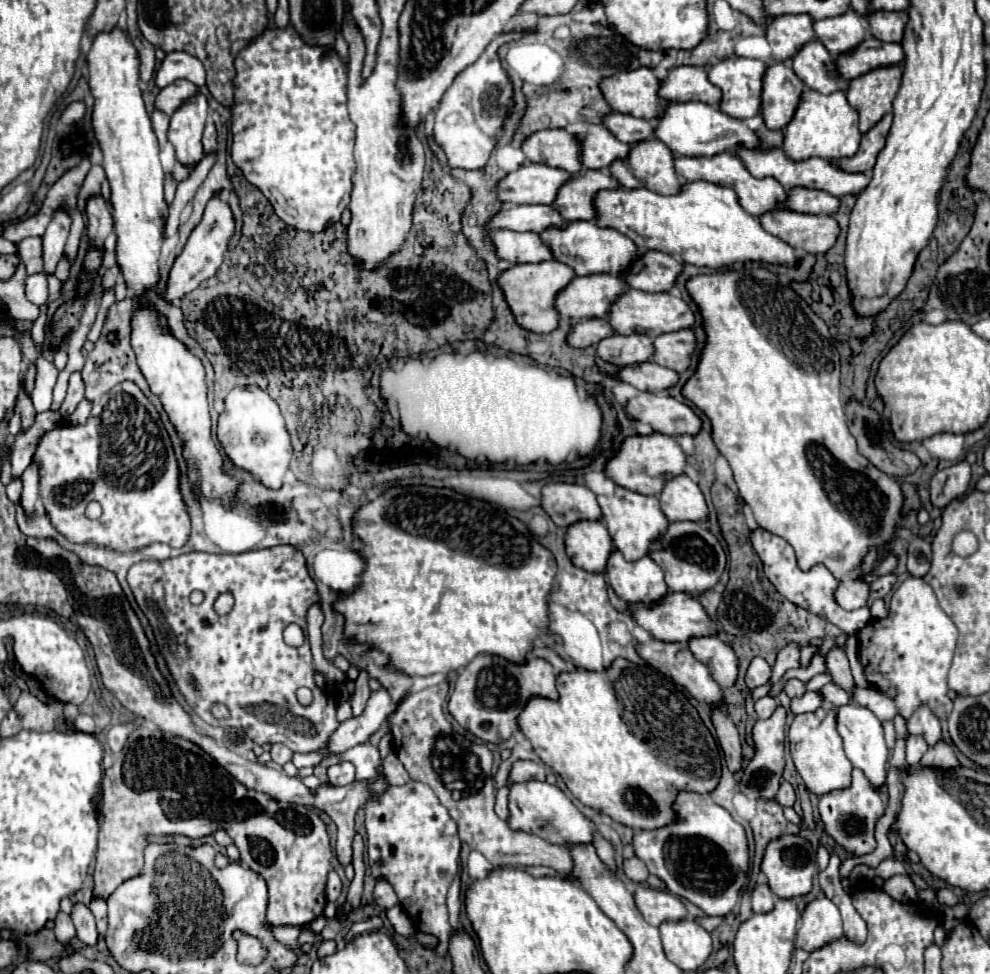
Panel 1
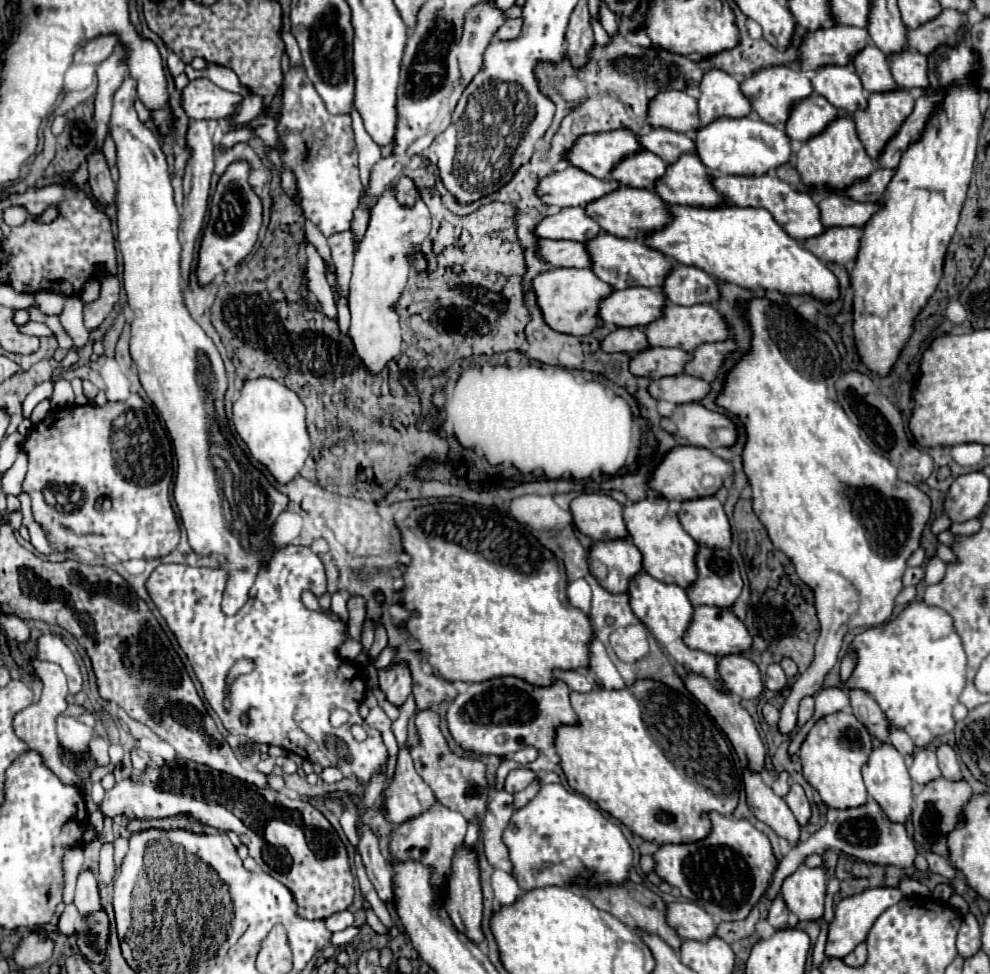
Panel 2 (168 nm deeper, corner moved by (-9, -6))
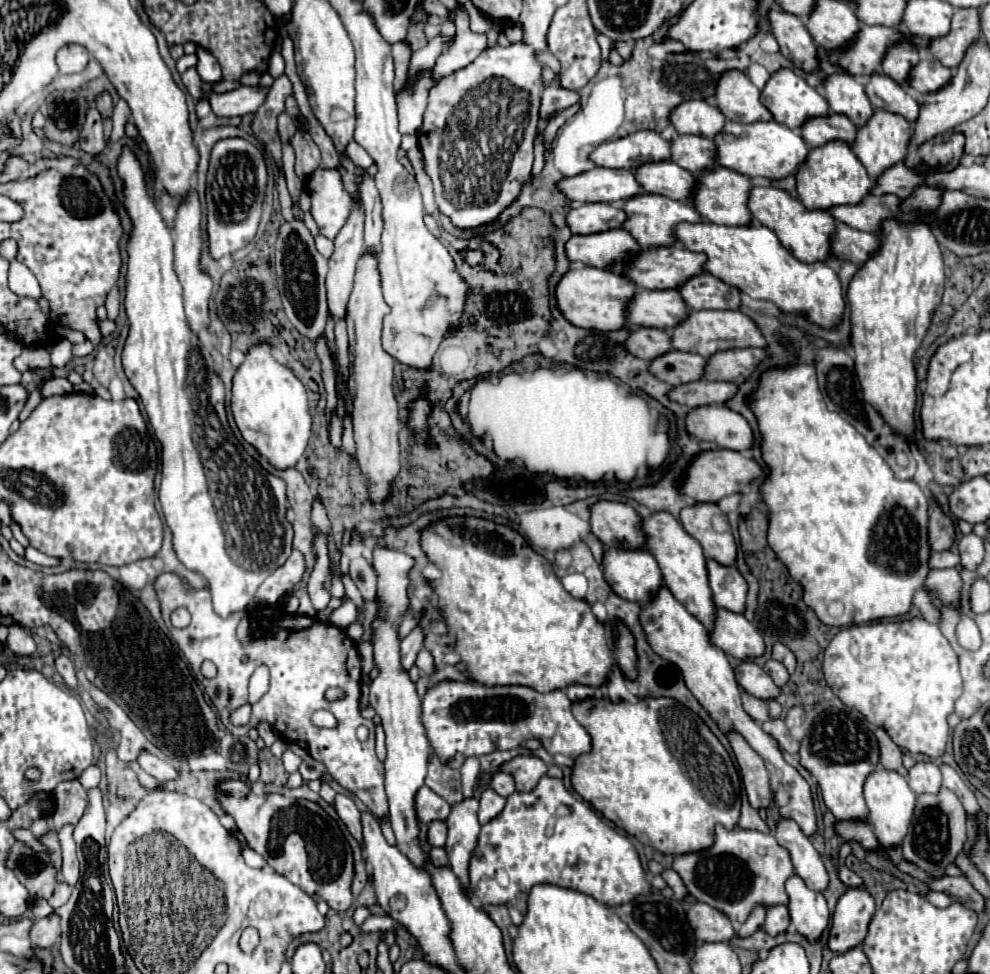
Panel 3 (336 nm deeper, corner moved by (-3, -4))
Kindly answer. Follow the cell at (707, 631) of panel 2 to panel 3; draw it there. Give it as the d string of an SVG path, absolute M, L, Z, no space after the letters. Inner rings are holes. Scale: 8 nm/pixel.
M718 609L718 617L714 629L710 631L710 639L716 647L720 647L726 655L736 659L754 659L764 655L766 645L758 629L738 613L730 613L726 609Z

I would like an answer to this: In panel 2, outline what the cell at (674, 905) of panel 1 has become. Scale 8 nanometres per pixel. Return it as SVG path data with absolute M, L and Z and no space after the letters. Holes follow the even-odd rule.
M676 901L666 905L666 921L676 929L680 939L706 941L714 935L714 919L692 901Z

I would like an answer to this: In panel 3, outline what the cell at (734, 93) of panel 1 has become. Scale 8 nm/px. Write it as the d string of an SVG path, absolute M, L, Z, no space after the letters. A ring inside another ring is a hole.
M780 69L770 77L762 101L774 119L790 129L800 129L810 119L830 115L826 99L792 69Z

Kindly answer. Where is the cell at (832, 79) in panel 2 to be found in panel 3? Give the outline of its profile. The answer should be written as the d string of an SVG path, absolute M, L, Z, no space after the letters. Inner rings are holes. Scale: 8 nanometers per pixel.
M830 75L824 83L830 111L846 115L856 127L862 127L874 113L874 107L864 91L864 85L852 75Z

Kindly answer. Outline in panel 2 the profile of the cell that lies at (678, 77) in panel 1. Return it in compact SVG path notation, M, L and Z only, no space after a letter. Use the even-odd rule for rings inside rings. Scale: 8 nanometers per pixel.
M720 69L704 73L696 101L702 125L718 117L746 117L752 111L750 101L740 93L738 81Z

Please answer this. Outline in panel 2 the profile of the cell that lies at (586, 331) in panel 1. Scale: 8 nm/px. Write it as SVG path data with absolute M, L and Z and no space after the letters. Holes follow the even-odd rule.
M618 327L600 343L606 353L636 353L648 347L642 327Z

